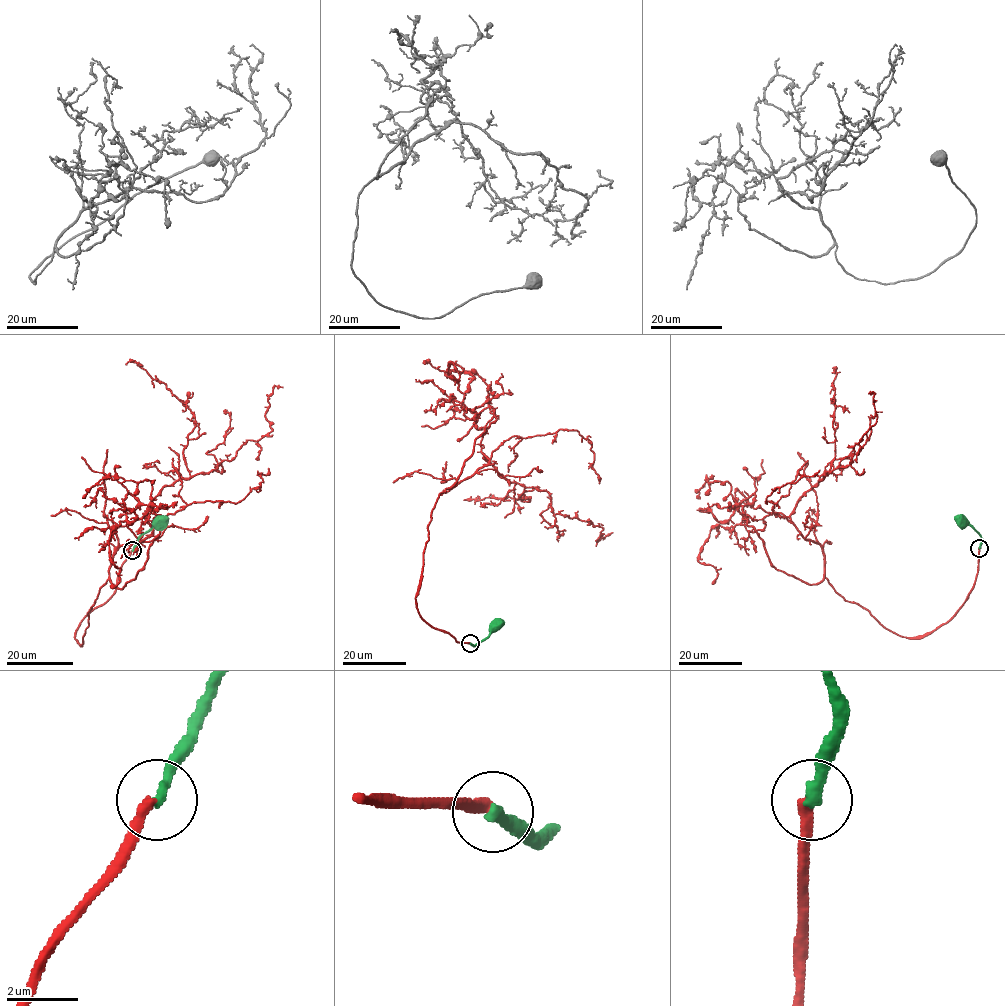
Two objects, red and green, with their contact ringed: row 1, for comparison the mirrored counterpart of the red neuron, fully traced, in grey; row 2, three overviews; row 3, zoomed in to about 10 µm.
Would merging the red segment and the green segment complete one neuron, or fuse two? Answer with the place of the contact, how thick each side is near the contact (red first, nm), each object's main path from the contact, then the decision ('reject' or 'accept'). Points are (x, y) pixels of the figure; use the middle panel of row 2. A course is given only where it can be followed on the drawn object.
(470, 643) | 320/320 nm | red via (470, 643), (431, 627), (416, 596), (431, 512), (484, 454), (554, 513), (602, 528), (596, 540), (613, 532) | green via (470, 643), (476, 646), (496, 624) | reject

